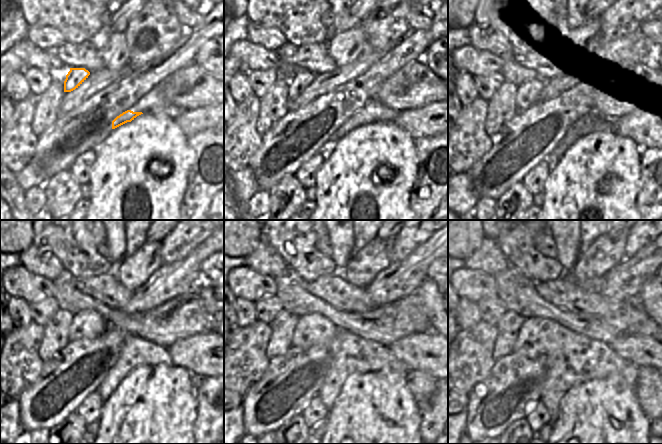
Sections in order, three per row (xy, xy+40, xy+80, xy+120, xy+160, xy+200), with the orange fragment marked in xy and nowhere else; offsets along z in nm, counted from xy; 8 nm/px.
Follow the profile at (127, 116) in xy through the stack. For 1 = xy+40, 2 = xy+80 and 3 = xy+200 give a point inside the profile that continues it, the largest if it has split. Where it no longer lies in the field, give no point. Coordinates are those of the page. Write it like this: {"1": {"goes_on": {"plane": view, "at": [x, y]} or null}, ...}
{"1": {"goes_on": {"plane": "xy+40", "at": [357, 119]}}, "2": {"goes_on": {"plane": "xy+80", "at": [589, 123]}}, "3": {"goes_on": {"plane": "xy+200", "at": [572, 359]}}}

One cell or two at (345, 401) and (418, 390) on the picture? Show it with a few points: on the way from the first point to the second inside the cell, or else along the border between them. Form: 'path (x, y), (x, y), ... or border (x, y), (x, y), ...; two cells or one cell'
border (405, 376), (419, 413); two cells

